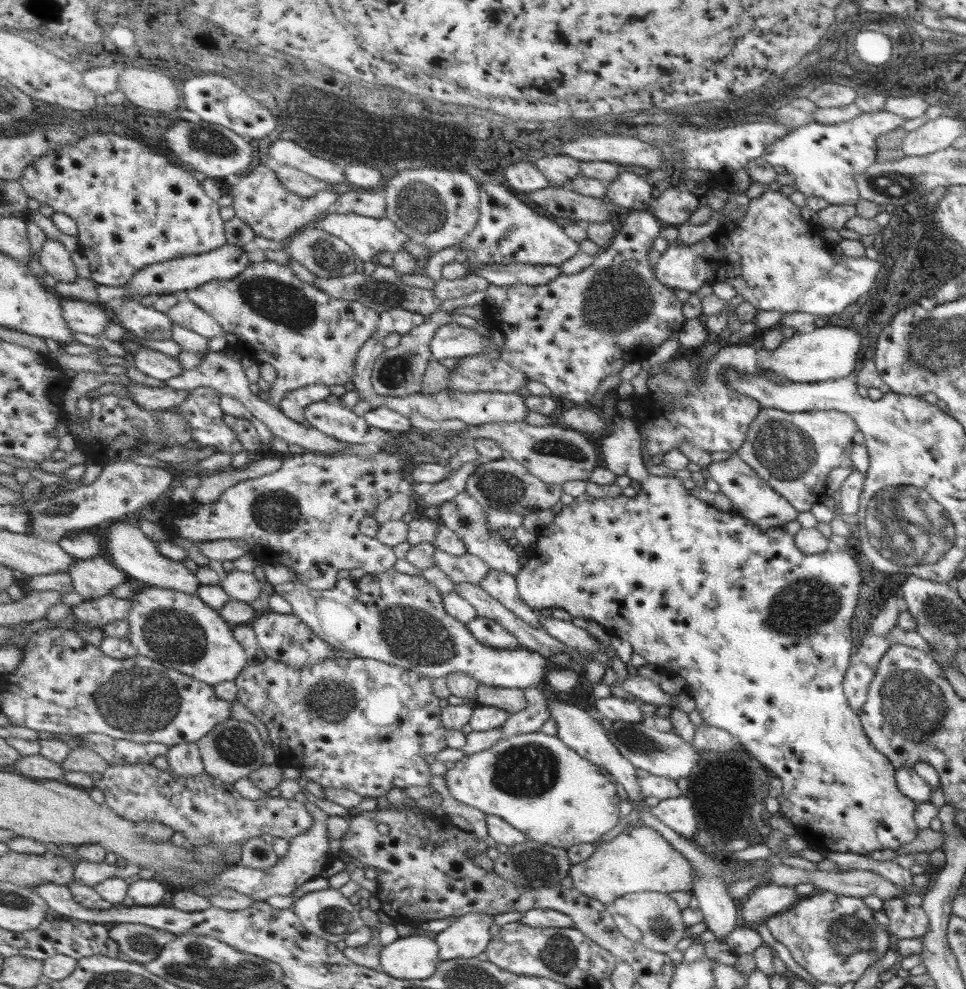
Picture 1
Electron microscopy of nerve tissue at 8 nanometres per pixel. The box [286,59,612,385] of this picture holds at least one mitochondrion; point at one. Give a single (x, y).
(377, 133)

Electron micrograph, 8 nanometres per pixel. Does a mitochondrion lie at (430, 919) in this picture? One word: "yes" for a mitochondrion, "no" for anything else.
no

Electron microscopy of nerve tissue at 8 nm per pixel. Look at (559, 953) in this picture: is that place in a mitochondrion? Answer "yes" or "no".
yes

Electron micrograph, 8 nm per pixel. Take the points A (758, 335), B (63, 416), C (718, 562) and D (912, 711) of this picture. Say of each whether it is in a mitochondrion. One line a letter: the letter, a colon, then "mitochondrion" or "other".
A: other
B: other
C: other
D: mitochondrion

